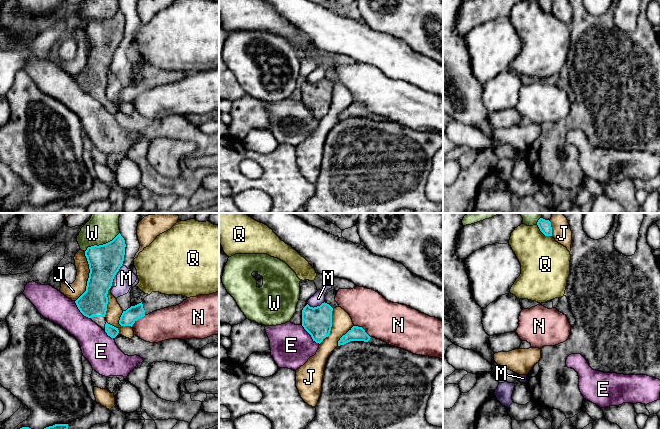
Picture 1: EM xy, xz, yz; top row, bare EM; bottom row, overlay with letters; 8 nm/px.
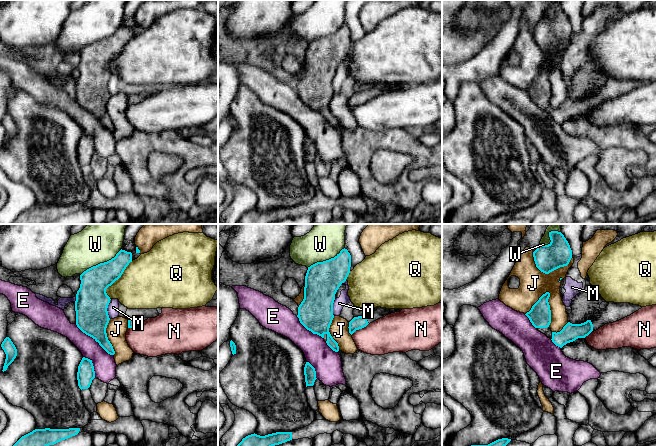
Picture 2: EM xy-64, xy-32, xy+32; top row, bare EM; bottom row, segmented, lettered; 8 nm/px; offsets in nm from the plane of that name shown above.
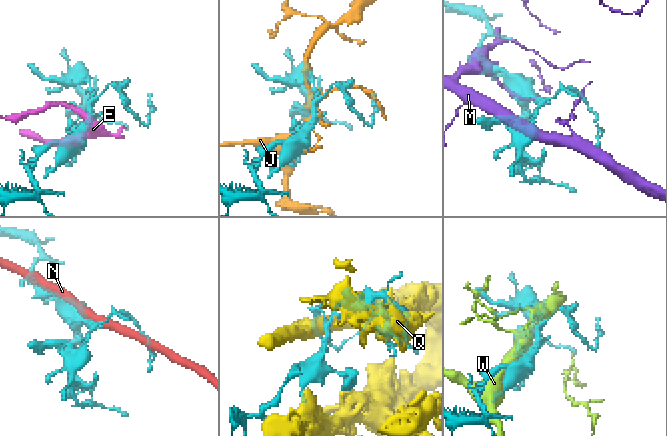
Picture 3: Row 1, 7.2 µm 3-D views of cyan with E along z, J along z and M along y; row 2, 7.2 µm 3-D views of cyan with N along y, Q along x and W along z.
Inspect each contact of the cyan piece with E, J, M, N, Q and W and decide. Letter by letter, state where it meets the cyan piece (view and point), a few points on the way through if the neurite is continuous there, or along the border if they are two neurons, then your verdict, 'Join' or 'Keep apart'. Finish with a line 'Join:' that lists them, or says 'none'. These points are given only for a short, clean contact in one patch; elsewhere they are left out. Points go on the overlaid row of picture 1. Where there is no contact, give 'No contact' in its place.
E: Touches cyan at xz (310, 334). Keep apart
J: Touches cyan at xy (89, 277). Keep apart
M: Touches cyan at xz (315, 307). Boundary: xz (324, 301), (313, 307), (307, 304). Keep apart
N: Touches cyan at xz (363, 329). Keep apart
Q: Touches cyan at yz (543, 233). Keep apart
W: Touches cyan at xy (101, 245). Keep apart
Join: none

